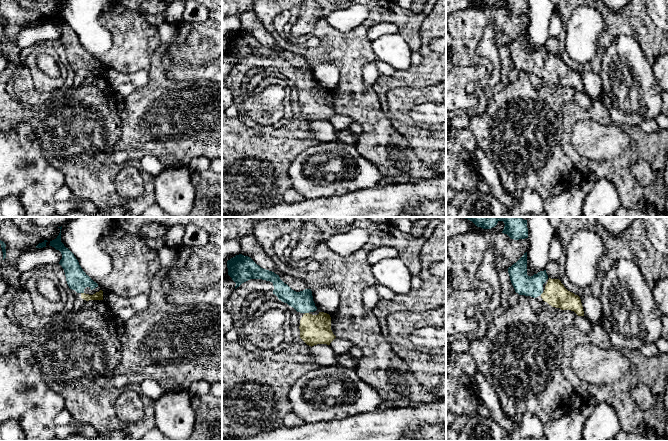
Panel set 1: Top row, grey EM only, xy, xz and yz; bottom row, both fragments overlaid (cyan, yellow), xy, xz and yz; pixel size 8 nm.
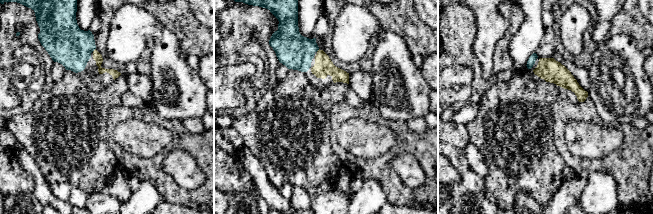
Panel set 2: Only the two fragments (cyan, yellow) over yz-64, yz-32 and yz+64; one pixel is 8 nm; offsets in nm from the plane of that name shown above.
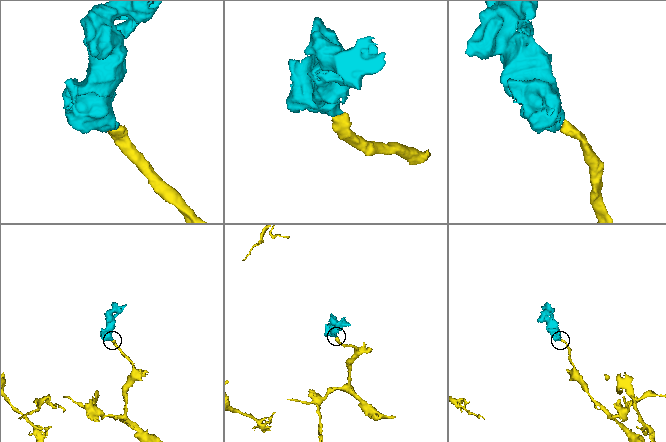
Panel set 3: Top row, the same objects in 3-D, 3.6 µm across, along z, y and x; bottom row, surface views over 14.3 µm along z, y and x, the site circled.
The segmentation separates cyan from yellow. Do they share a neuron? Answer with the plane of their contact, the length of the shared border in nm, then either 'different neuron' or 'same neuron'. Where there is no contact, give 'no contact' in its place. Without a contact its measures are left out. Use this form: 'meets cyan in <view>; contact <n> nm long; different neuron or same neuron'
meets cyan in xz; contact 30 nm long; same neuron

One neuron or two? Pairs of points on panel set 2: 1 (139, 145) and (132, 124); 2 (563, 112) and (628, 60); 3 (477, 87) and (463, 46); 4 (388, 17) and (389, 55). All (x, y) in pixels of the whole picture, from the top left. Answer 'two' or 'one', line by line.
1: one
2: two
3: one
4: two

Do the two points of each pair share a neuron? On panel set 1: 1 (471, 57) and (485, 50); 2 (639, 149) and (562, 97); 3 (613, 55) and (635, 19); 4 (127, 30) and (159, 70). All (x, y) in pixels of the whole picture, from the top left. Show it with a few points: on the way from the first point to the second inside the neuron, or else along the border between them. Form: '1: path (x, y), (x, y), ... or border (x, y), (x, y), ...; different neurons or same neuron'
1: border (483, 32), (477, 54), (491, 62), (491, 72); different neurons
2: border (573, 101), (567, 102), (561, 110), (562, 125); different neurons
3: border (606, 49), (619, 35), (630, 35), (643, 50); different neurons
4: border (155, 51), (151, 56), (151, 65), (148, 71); different neurons

